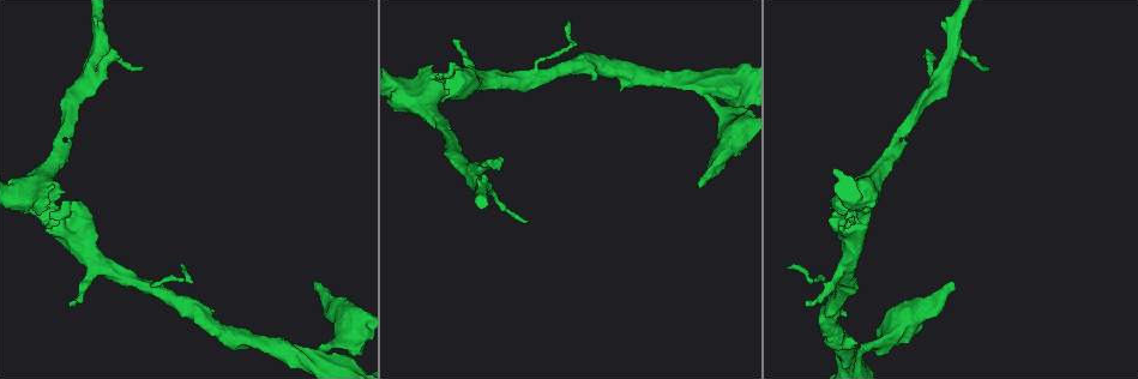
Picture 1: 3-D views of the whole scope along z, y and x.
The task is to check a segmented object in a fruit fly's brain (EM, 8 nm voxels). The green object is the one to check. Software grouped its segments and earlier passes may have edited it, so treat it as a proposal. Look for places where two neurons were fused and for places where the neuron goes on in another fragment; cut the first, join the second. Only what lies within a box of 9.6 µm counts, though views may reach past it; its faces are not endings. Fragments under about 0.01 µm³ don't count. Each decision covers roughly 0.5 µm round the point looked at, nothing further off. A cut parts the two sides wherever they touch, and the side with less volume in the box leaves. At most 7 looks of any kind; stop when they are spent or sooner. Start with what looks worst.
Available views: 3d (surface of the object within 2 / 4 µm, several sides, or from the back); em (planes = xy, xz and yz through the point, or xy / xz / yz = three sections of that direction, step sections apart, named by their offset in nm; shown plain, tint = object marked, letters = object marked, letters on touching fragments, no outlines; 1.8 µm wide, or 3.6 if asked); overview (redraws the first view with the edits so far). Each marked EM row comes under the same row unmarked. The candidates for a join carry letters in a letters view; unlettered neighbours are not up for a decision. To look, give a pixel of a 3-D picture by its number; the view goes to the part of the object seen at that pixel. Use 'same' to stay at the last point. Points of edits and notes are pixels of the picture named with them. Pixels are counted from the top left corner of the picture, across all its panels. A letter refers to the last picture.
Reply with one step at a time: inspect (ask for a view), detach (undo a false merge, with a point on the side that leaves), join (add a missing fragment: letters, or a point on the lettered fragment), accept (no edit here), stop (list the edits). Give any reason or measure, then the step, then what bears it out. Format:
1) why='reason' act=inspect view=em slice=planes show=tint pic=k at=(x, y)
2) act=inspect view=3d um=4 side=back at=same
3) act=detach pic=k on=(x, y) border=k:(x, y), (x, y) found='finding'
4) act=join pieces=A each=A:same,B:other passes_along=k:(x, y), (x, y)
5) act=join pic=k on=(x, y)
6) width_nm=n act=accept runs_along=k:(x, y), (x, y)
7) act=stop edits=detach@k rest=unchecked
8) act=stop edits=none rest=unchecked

why='branch stops here' act=inspect view=em slice=xy step=4 show=letters pic=1 at=(949, 282)

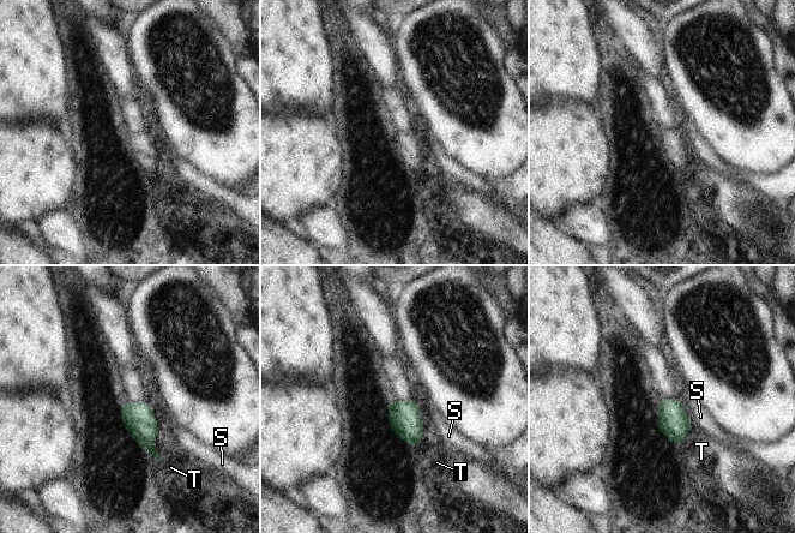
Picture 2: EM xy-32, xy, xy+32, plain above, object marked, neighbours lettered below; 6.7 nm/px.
act=inspect view=em slice=planes show=letters at=same

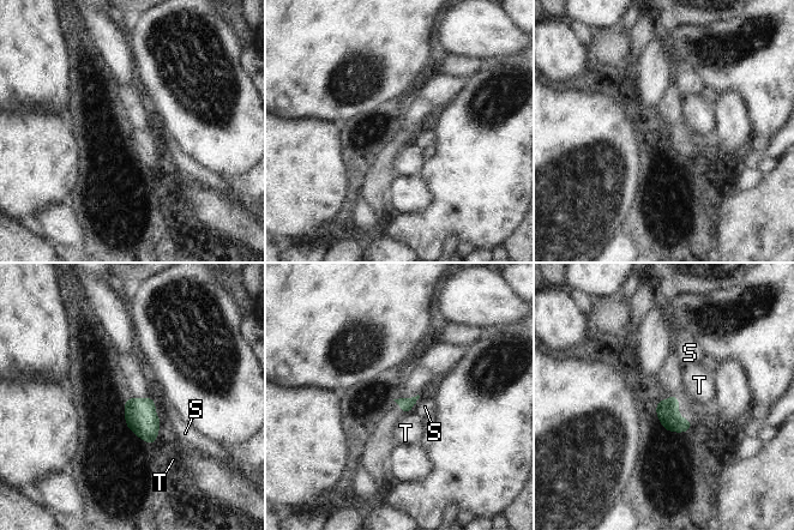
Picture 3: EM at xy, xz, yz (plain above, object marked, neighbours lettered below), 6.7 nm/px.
act=accept each=S:other,T:other border=3:(419, 397), (410, 410) found='no lettered fragment goes on from it'

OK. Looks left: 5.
why='an open end' act=inspect view=em um=3.6 slice=xy step=4 show=letters pic=1 at=(454, 41)

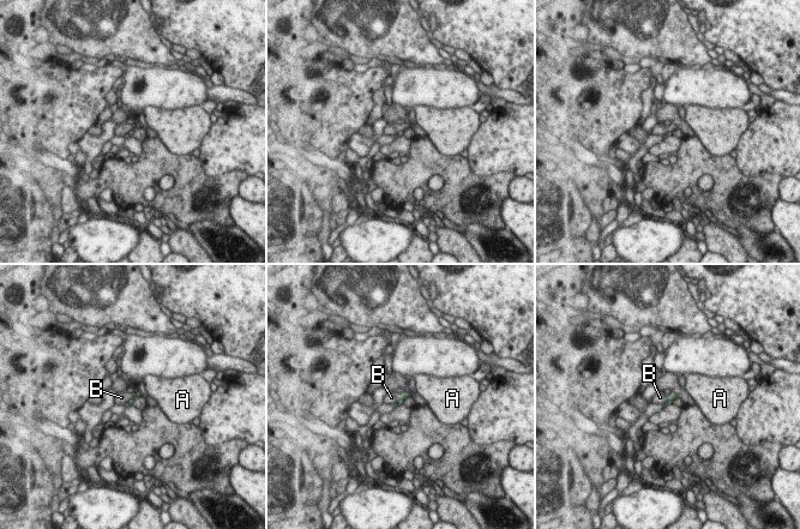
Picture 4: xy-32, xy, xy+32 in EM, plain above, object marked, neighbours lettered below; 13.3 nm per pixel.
act=join pieces=B each=A:other,B:same passes_along=4:(138, 394), (128, 397), (121, 397) found='the neuron continues'

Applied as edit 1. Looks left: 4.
act=stop edits=join@4 rest=unchecked

